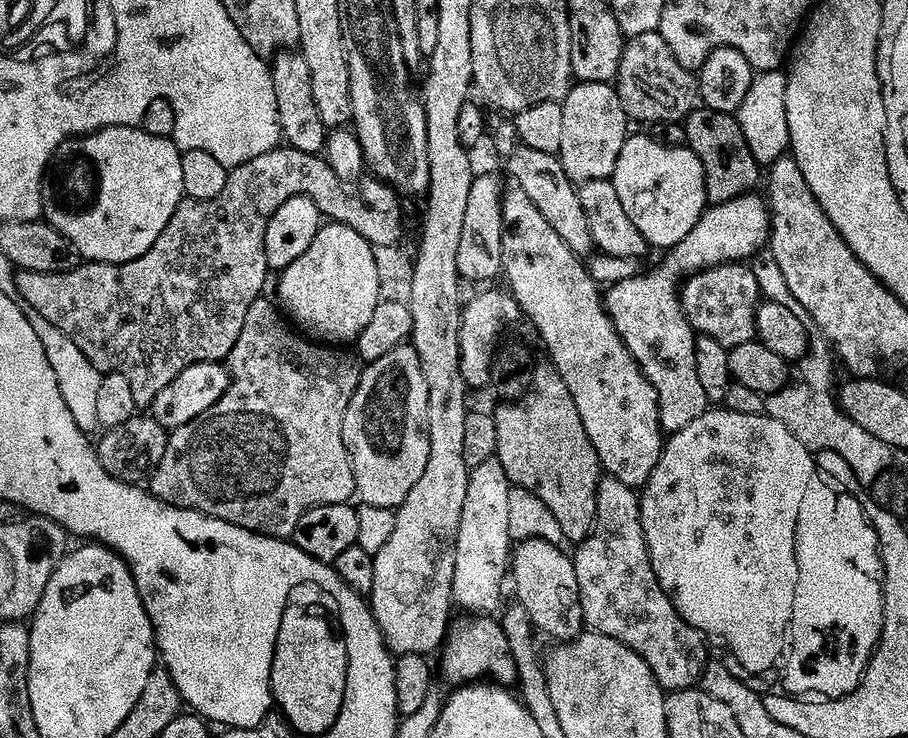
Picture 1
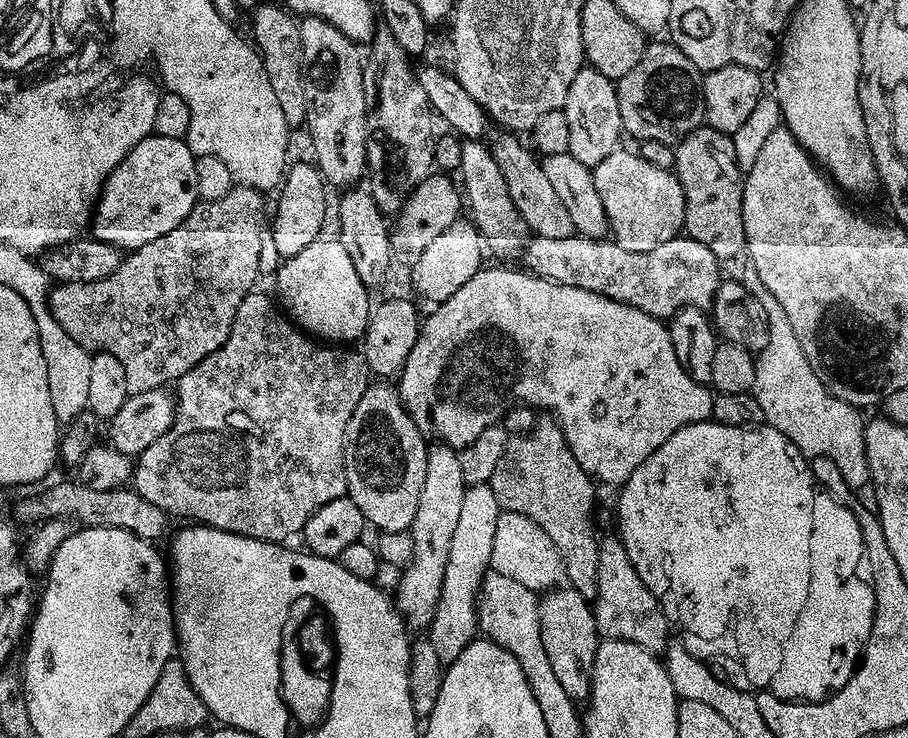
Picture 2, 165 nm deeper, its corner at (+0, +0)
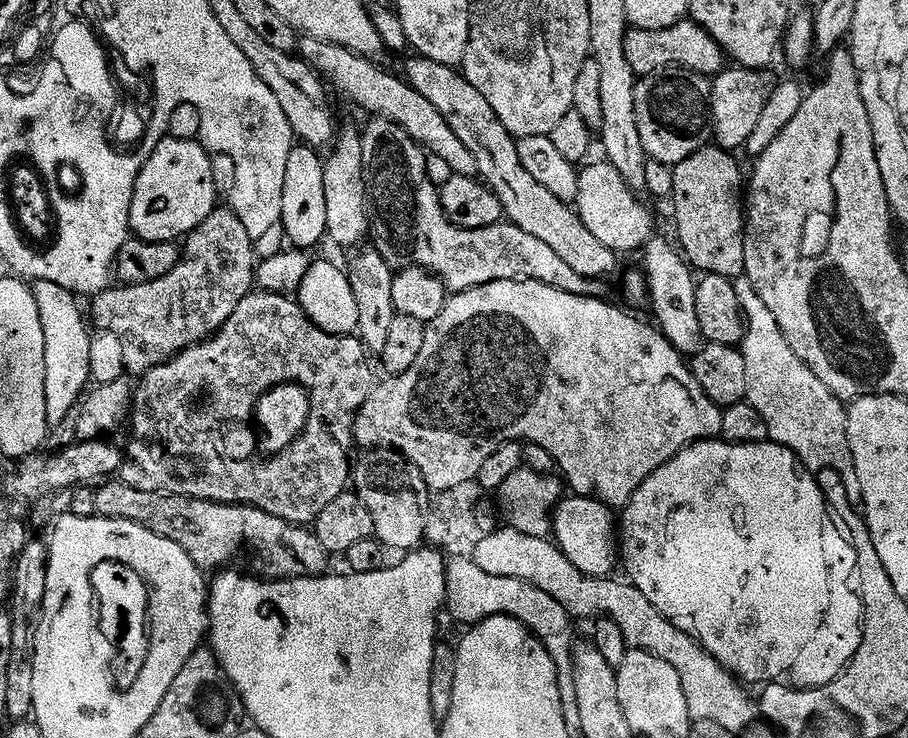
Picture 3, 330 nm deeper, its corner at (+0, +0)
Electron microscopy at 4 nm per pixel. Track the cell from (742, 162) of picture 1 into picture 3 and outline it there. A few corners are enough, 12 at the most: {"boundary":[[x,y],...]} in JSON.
{"boundary":[[700,148],[673,167],[679,251],[744,275],[746,176]]}

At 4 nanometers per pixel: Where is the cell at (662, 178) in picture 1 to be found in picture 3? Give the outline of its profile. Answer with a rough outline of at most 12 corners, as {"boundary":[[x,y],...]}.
{"boundary":[[607,162],[581,167],[576,213],[618,254],[653,239],[652,212]]}

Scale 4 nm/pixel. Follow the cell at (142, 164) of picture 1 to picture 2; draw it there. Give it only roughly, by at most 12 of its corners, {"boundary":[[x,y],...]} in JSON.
{"boundary":[[147,136],[104,184],[90,225],[121,250],[201,203],[187,139]]}

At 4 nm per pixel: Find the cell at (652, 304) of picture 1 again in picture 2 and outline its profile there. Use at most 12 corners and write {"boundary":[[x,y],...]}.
{"boundary":[[485,267],[398,391],[463,450],[528,405],[623,486],[713,393],[665,321]]}

